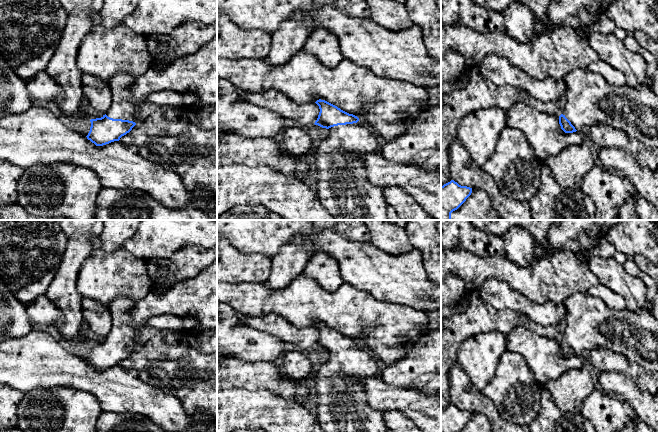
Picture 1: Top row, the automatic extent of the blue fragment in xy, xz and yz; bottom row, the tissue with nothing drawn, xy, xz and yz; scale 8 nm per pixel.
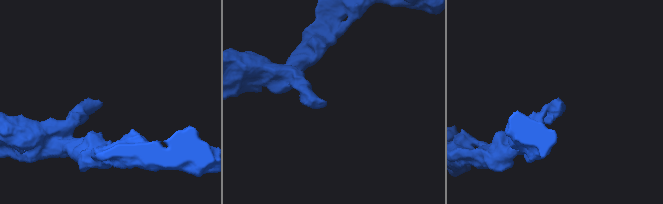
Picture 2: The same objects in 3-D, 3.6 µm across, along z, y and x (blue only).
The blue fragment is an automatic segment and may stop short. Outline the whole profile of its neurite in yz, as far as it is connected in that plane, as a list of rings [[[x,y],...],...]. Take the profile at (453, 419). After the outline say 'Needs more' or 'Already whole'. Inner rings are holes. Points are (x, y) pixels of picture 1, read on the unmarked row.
[[[451,404],[441,410],[441,432],[459,432],[471,417],[472,412]]]. Already whole

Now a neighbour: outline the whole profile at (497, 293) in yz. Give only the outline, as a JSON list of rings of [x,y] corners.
[[[496,278],[486,279],[479,292],[487,305],[491,305],[496,310],[517,311],[534,324],[560,326],[564,322],[566,310],[563,304],[535,303],[513,290],[505,281]]]

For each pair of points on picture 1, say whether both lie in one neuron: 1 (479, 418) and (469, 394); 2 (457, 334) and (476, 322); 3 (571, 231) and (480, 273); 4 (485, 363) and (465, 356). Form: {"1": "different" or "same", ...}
{"1": "different", "2": "same", "3": "different", "4": "same"}

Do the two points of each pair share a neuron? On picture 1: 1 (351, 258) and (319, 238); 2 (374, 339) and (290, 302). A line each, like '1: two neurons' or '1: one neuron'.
1: one neuron
2: one neuron

